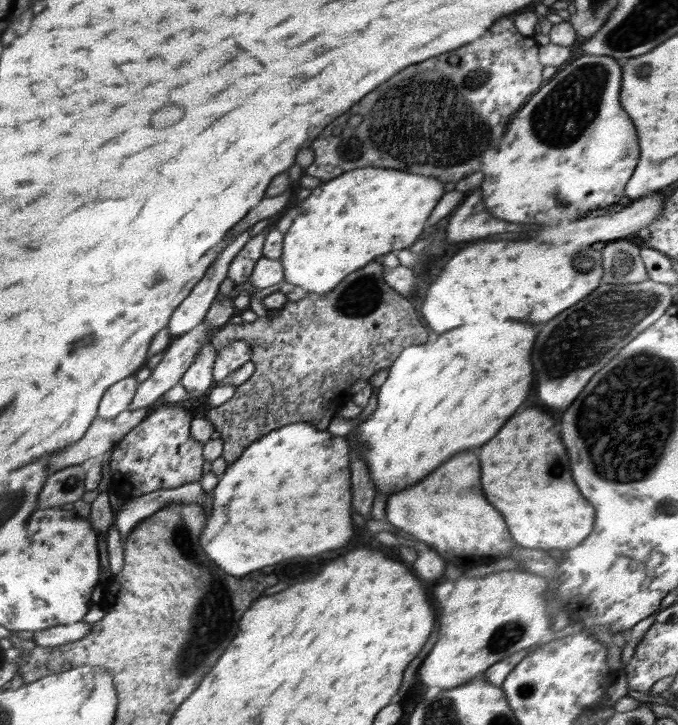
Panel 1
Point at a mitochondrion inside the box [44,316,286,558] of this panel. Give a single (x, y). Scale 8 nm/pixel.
(69, 483)

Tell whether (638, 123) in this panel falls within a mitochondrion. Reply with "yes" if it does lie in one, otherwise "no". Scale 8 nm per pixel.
no

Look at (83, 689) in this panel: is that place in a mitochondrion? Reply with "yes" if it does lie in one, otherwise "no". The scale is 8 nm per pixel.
no

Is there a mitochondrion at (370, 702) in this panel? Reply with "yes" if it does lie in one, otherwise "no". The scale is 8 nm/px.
no

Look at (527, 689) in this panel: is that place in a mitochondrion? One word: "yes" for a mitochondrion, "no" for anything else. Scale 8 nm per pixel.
yes

